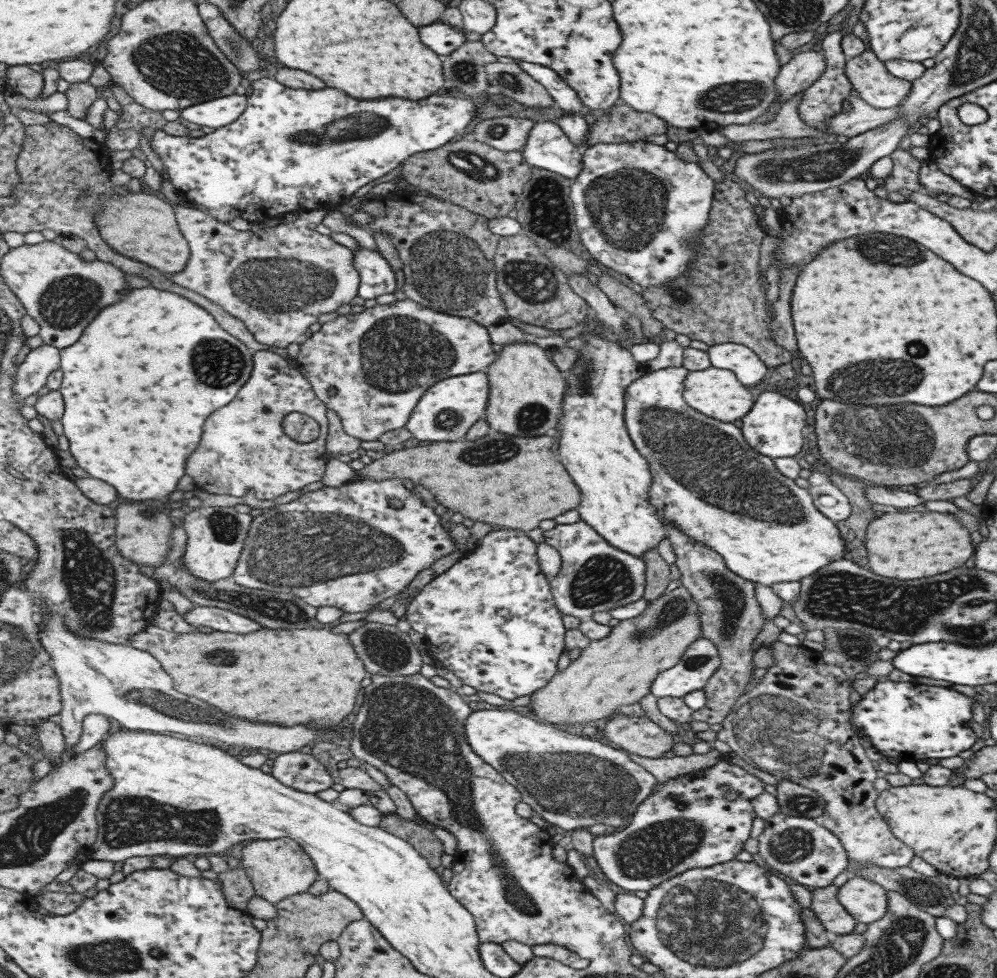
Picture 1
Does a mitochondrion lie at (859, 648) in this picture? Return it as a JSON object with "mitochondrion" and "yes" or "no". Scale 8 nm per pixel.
{"mitochondrion":"yes"}

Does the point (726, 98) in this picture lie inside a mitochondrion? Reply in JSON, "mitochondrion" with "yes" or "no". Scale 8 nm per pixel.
{"mitochondrion":"yes"}

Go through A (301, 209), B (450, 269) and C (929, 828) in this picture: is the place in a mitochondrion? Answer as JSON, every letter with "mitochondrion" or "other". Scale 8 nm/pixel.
{"A":"other","B":"mitochondrion","C":"other"}

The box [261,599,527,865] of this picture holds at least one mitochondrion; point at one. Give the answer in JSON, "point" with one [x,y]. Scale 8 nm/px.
{"point":[386,649]}

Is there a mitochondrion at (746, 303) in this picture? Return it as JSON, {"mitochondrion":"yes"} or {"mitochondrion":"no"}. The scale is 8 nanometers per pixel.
{"mitochondrion":"no"}

